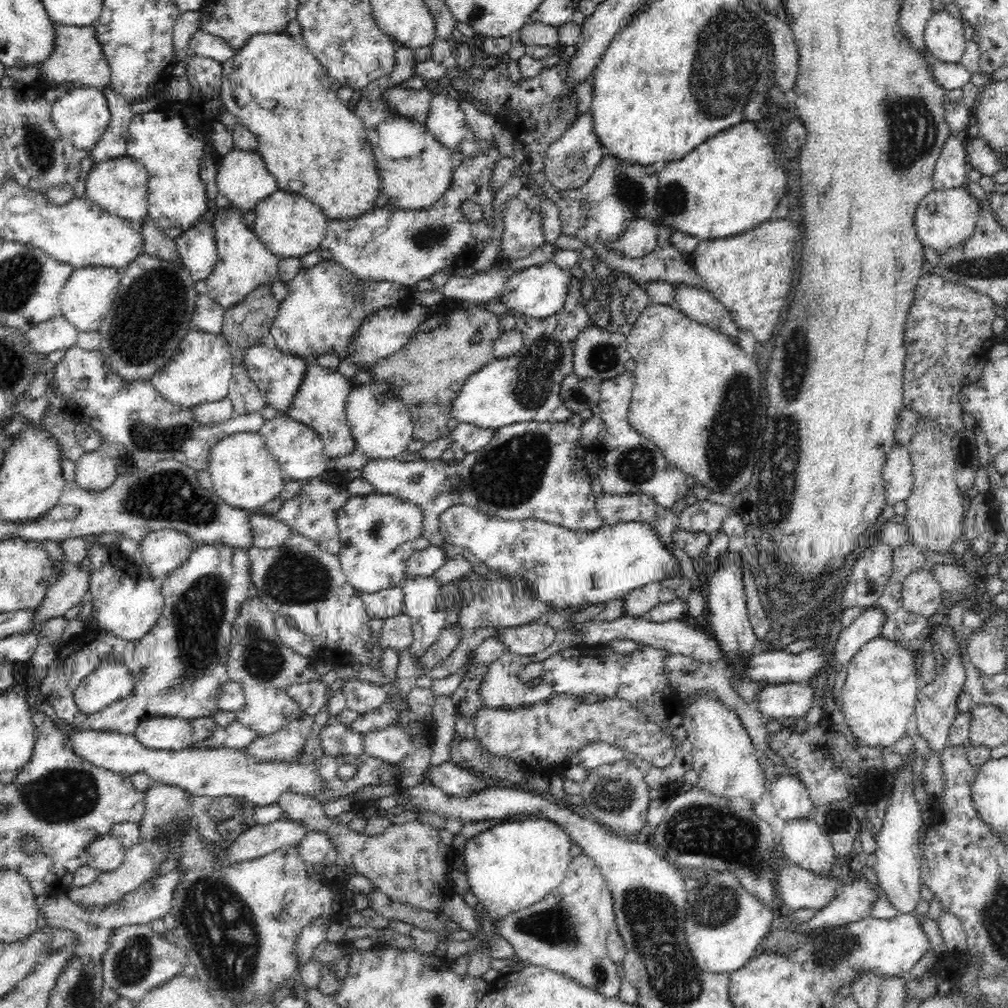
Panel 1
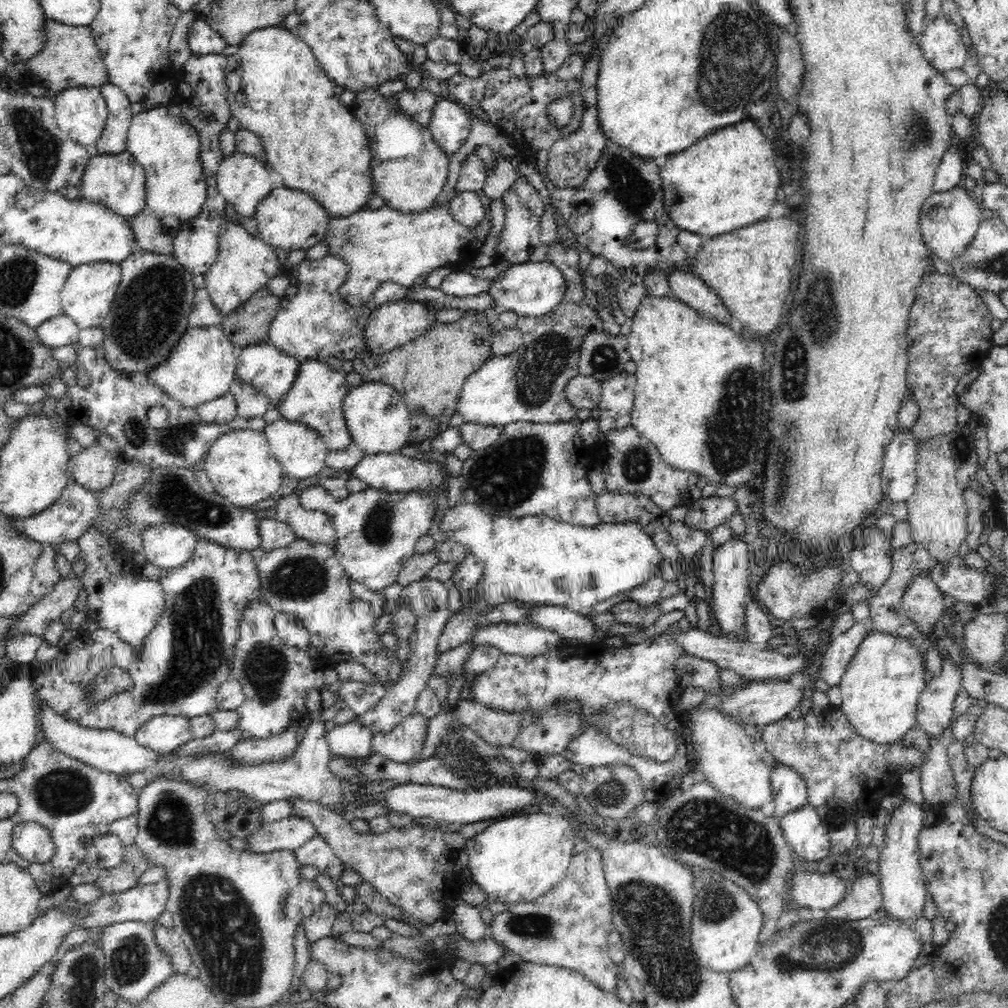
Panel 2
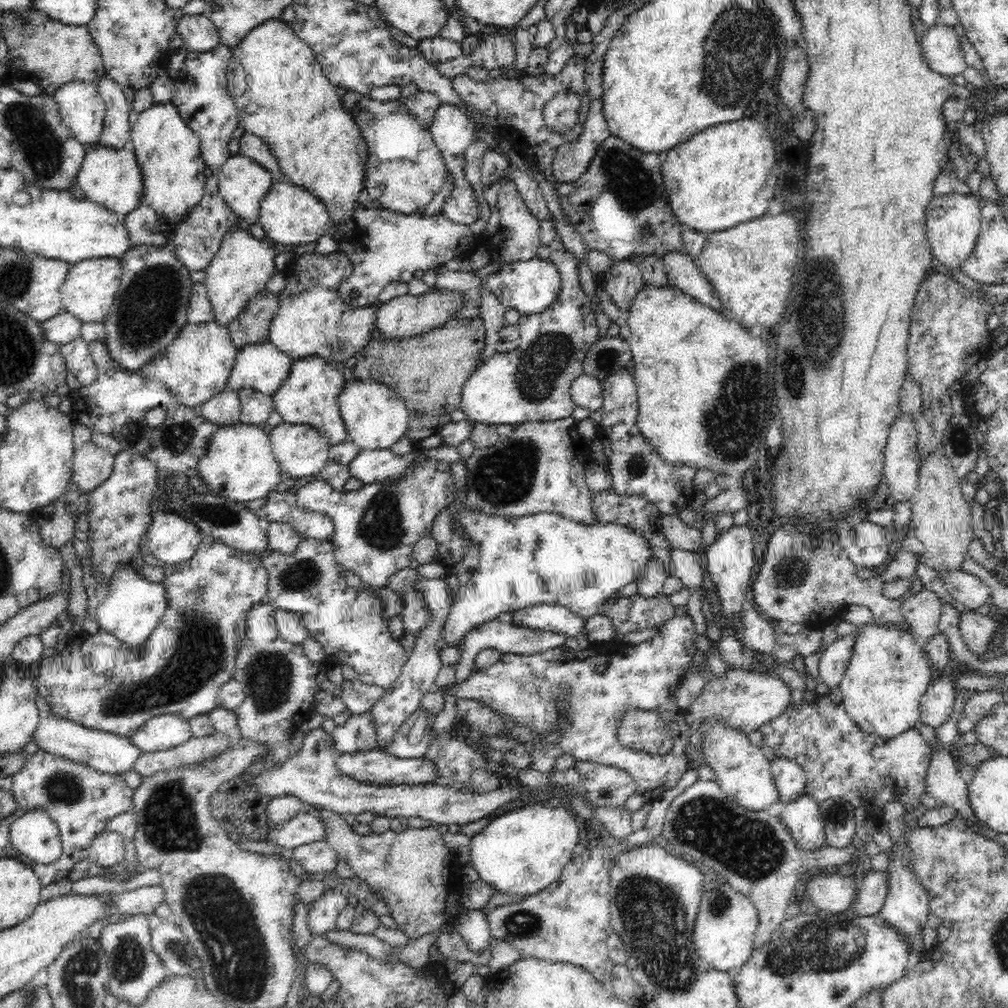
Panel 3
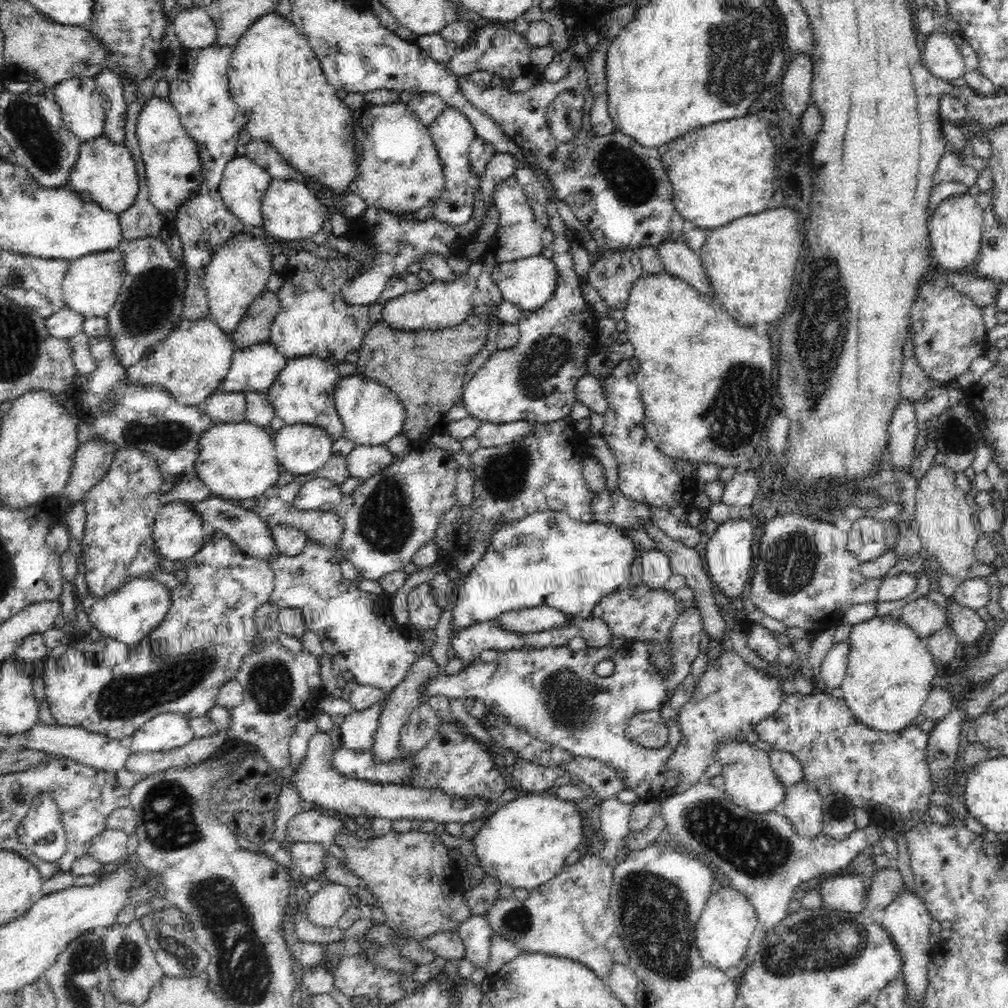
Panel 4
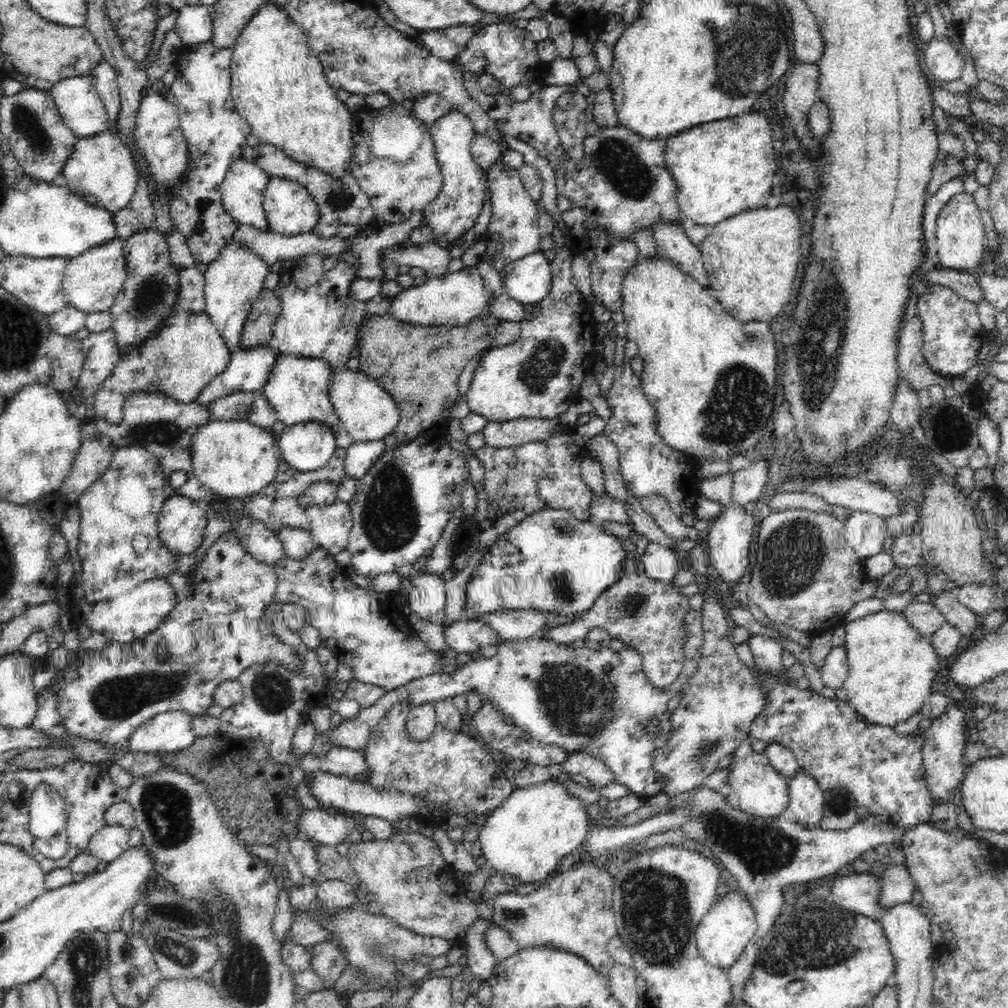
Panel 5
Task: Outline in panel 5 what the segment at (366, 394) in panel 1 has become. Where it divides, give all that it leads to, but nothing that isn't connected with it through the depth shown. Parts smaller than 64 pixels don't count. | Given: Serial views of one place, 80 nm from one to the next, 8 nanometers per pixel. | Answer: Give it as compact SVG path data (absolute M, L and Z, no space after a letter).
M345 366L333 368L329 382L329 401L339 417L341 426L353 442L383 440L387 434L393 434L397 427L399 410L395 400L377 380L362 370L354 372Z

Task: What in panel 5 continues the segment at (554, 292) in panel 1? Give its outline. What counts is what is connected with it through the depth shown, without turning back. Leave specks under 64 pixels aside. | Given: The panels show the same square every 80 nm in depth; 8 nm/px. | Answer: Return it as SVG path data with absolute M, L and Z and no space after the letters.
M542 251L515 260L500 270L504 289L524 306L542 300L552 285L551 261Z

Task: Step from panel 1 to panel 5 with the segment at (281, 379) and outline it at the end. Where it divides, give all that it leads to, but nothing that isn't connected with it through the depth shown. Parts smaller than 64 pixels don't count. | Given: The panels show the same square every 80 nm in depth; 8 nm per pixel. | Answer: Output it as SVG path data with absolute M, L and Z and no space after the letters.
M268 345L237 349L230 355L226 370L210 380L199 392L195 403L208 409L216 398L240 391L261 391L277 354L278 352Z

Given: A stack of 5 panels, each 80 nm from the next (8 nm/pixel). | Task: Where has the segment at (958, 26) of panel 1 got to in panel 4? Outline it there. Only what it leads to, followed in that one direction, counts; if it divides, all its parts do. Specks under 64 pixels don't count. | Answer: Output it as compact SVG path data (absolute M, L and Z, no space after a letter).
M934 32L927 38L922 63L928 72L939 80L953 82L964 76L965 63L951 33Z

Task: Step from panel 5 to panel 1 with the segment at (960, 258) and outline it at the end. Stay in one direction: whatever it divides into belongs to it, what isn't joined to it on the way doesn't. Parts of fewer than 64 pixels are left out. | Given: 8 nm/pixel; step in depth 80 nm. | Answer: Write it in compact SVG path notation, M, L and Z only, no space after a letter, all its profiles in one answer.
M962 187L933 190L922 198L916 214L914 225L916 233L924 246L931 246L937 254L944 254L952 248L963 245L974 234L982 203Z

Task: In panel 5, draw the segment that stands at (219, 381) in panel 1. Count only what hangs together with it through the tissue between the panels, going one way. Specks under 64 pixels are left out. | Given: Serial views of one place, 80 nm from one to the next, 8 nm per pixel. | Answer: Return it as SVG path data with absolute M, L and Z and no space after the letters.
M176 306L157 331L131 351L119 354L111 375L95 392L94 414L118 424L122 420L124 400L130 392L158 392L182 404L194 403L210 380L226 370L231 354L206 312L190 313Z

